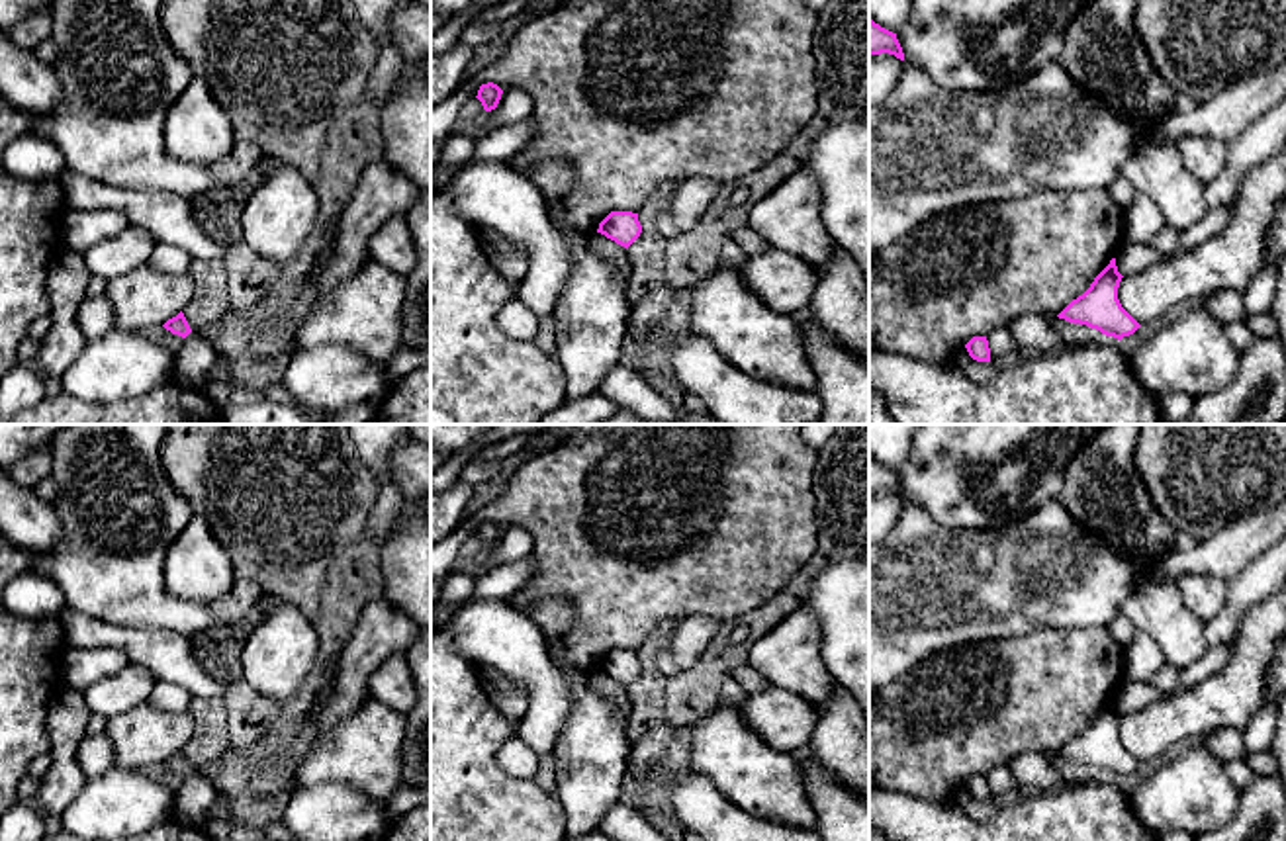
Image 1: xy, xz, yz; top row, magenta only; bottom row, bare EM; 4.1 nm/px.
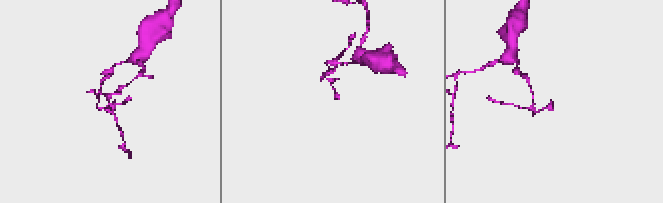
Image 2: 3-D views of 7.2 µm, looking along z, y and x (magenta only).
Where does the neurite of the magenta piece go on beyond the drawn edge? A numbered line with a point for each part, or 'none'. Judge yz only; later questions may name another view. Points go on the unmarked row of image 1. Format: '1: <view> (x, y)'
none

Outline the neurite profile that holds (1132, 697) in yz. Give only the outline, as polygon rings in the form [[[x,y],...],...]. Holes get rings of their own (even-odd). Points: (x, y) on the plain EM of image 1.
[[[1124,681],[1116,694],[1116,704],[1122,714],[1131,714],[1163,698],[1167,698],[1167,694],[1151,683]]]

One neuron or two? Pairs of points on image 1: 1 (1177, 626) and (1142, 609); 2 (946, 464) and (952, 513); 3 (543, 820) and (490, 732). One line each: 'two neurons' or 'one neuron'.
1: one neuron
2: one neuron
3: one neuron

